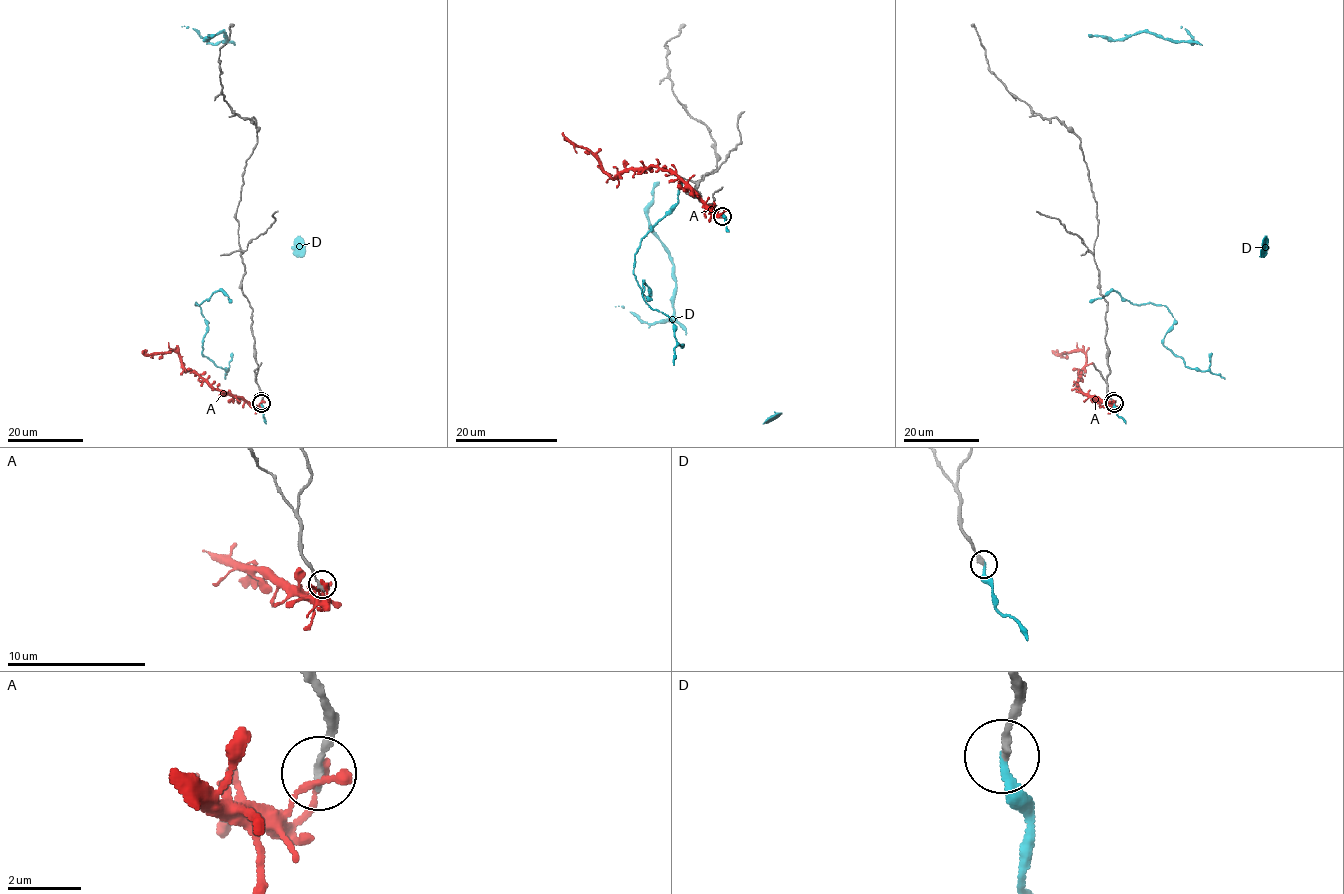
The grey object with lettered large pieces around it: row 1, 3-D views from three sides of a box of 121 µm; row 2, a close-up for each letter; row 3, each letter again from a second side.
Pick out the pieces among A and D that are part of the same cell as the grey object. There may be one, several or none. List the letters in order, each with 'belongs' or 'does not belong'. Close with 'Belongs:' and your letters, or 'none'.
A: does not belong
D: belongs
Belongs: D

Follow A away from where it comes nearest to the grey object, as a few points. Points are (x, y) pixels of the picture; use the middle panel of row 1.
A: (722, 215), (675, 174), (658, 168), (624, 170), (613, 178), (588, 150), (571, 144), (562, 132)

